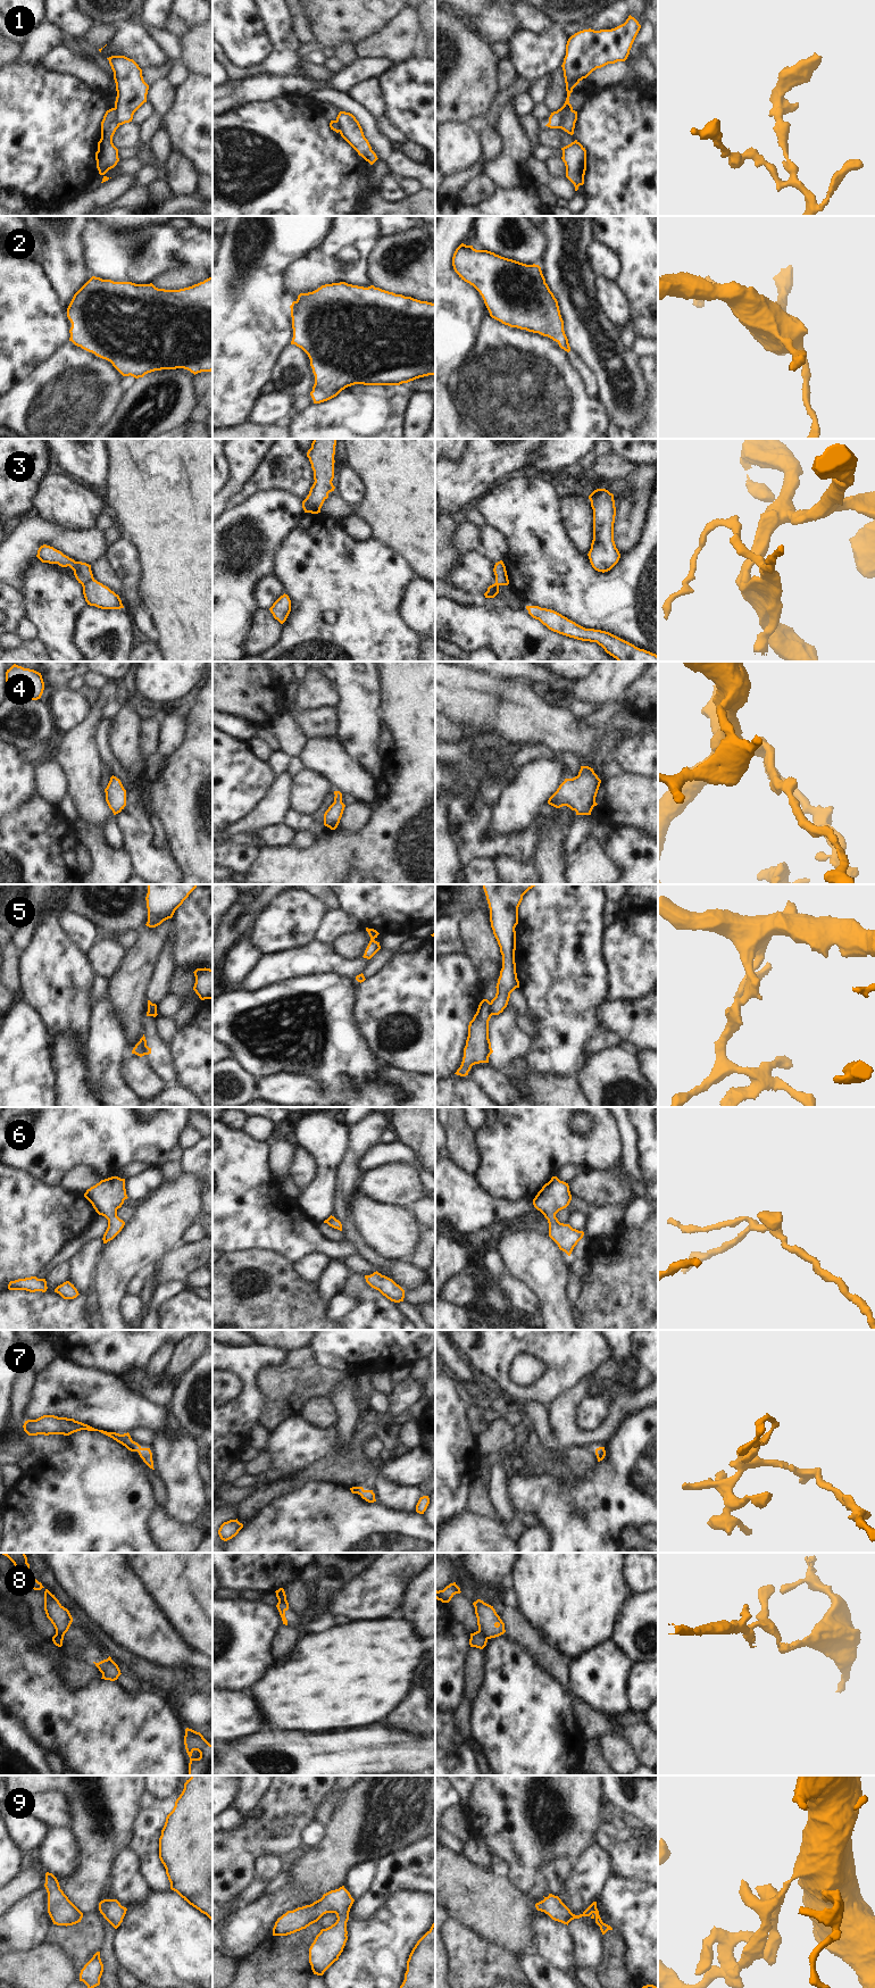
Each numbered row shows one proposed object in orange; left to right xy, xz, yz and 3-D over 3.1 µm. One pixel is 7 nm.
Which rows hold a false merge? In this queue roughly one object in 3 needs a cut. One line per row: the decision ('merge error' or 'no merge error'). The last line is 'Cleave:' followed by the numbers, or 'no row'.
1: merge error
2: no merge error
3: merge error
4: no merge error
5: merge error
6: no merge error
7: no merge error
8: merge error
9: no merge error
Cleave: 1, 3, 5, 8

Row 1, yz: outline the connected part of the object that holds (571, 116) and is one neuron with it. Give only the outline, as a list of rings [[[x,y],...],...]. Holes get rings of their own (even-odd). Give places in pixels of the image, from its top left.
[[[566,109],[564,114],[564,122],[560,125],[560,128],[567,132],[568,134],[574,134],[575,123],[577,120],[577,111],[573,109]]]

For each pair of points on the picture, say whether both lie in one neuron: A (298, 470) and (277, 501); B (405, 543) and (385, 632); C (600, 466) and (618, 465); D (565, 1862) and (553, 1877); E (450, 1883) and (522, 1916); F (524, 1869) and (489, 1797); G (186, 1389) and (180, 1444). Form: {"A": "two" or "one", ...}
{"A": "two", "B": "two", "C": "one", "D": "one", "E": "one", "F": "one", "G": "two"}

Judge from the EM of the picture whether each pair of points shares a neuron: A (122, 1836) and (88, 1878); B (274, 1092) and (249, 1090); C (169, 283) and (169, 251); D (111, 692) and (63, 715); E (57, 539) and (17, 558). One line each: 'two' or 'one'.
A: one
B: two
C: two
D: two
E: one

